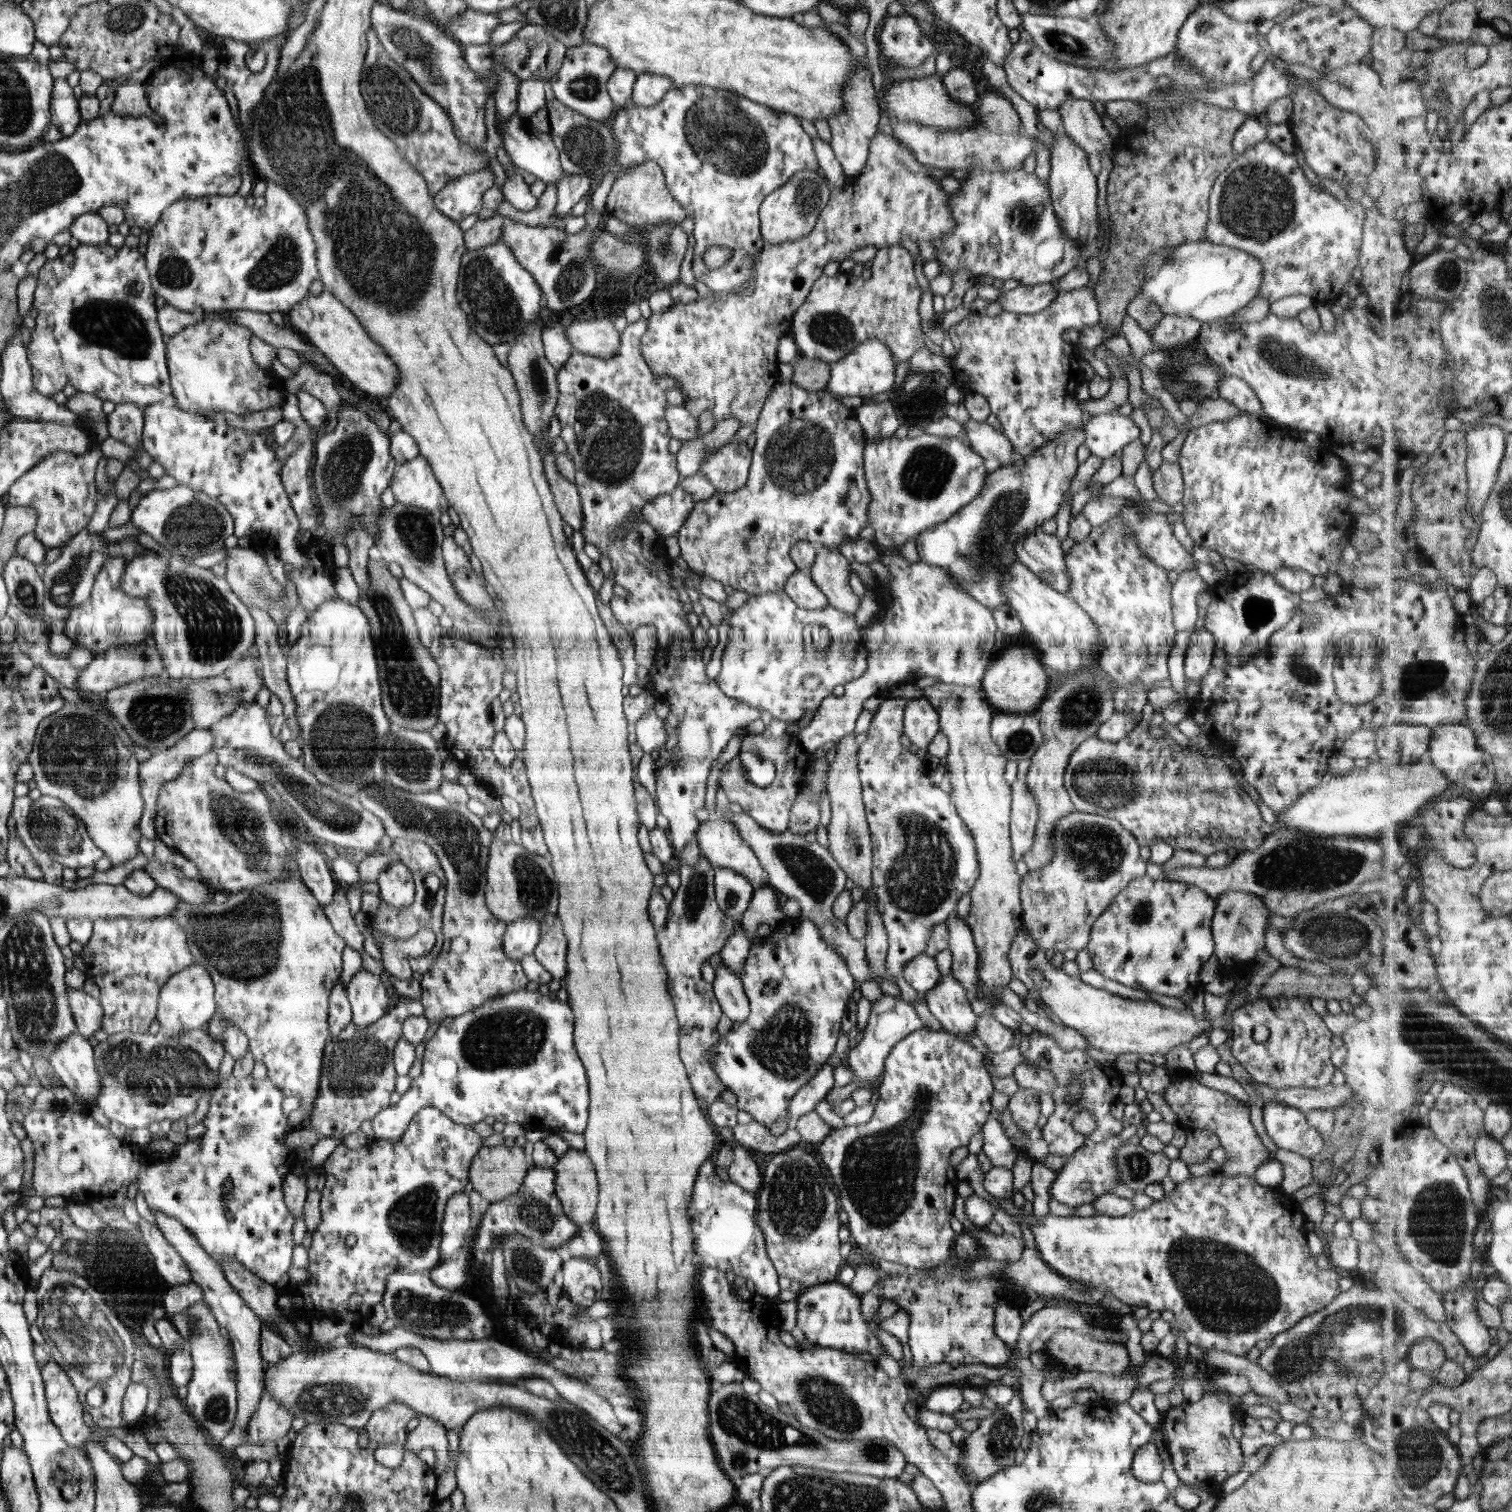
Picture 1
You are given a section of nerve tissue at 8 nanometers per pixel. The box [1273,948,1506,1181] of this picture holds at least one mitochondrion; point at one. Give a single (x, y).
(1427, 1045)

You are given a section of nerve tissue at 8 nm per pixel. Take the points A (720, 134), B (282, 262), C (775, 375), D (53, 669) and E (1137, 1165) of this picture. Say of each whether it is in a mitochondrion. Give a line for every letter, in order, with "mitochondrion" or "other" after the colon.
A: mitochondrion
B: mitochondrion
C: other
D: other
E: mitochondrion

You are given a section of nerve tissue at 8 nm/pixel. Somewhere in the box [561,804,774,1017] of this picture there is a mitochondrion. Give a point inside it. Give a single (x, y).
(697, 889)

